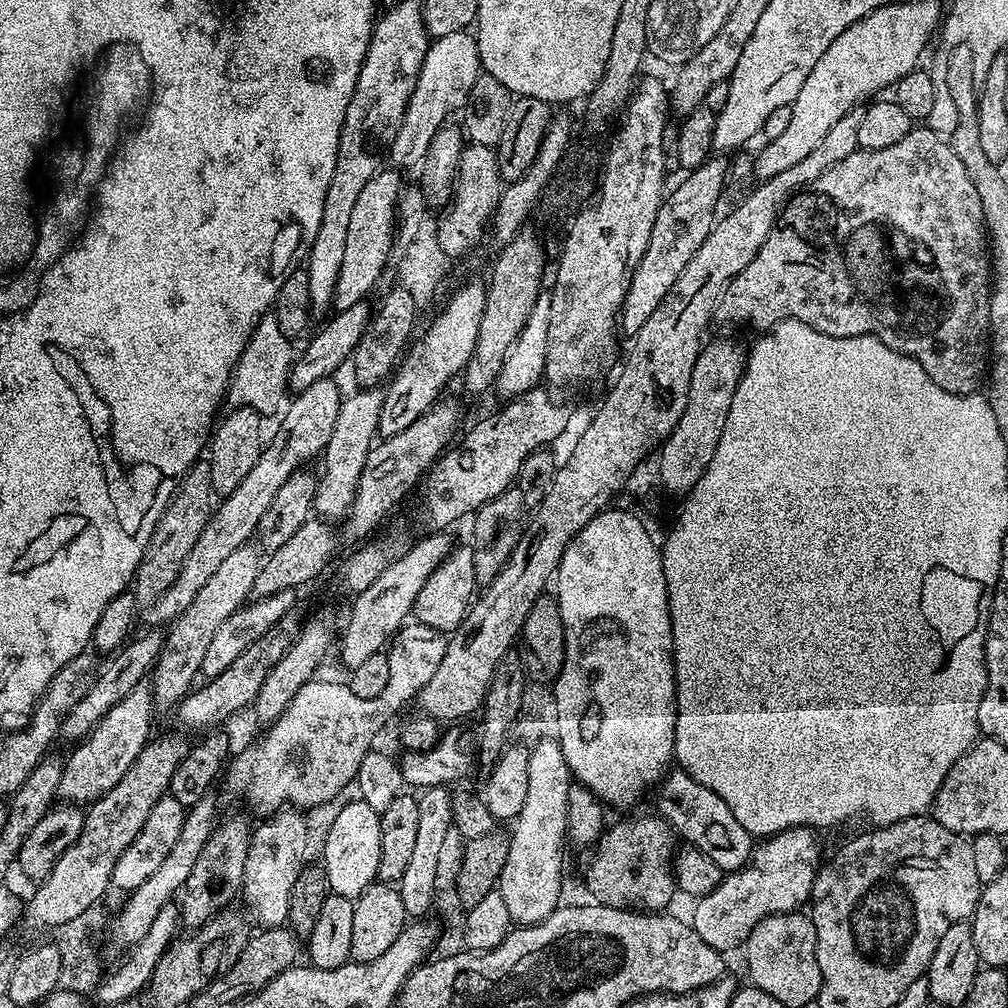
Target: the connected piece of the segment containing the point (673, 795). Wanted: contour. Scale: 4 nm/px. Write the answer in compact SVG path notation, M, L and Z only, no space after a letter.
M679 770L671 771L659 785L657 813L675 829L677 835L691 847L706 854L723 873L737 872L747 867L755 847L755 839L749 834L730 806L712 790L696 782Z

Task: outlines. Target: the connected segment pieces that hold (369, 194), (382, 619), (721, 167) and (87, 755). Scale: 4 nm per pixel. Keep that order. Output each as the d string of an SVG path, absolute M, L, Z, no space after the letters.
M396 170L392 172L377 171L370 182L362 189L362 194L354 206L354 211L350 217L350 234L346 234L346 254L342 257L342 270L338 273L338 286L334 292L334 308L336 312L344 311L355 303L362 303L369 299L372 287L380 280L380 275L384 272L384 267L388 264L388 259L392 256L392 243L395 245L398 240L398 205L400 203L401 173Z
M433 532L421 535L421 540L409 546L396 560L366 586L366 590L355 593L352 604L352 613L348 616L348 625L344 628L344 637L339 637L338 652L345 669L351 670L354 666L362 666L370 654L381 651L393 639L391 636L399 633L406 621L412 616L412 607L418 598L418 590L426 586L426 578L434 574L448 553L454 547L454 541L444 532Z
M709 158L701 168L691 169L685 175L688 177L673 192L671 189L665 195L664 201L660 203L658 218L654 218L654 230L650 230L650 242L646 246L646 254L640 259L634 270L632 281L628 287L628 294L624 299L624 305L618 317L618 324L623 335L625 332L628 338L632 338L635 337L638 330L642 330L646 318L650 318L650 314L654 314L654 310L658 310L662 298L666 298L666 294L670 294L674 282L678 282L678 278L682 275L682 270L686 270L690 258L694 258L694 254L698 254L698 246L702 246L702 242L706 242L710 230L716 225L718 219L716 207L720 204L720 195L724 192L724 183L729 183L729 169L730 164L727 159Z
M147 683L134 686L134 690L130 690L122 702L118 702L118 706L111 708L101 718L92 733L79 741L72 753L67 753L62 782L58 782L59 799L77 806L87 806L114 790L114 786L122 782L122 774L134 766L138 754L142 754L153 735L152 712L154 697L151 687Z

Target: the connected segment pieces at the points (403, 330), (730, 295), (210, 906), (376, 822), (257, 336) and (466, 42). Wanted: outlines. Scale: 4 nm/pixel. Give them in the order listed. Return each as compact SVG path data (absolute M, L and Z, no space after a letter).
M393 286L385 294L380 309L375 309L361 341L350 357L352 372L356 375L357 385L360 388L380 388L396 372L413 339L412 331L416 328L416 315L421 312L422 308L415 304L413 295L402 287Z
M914 126L906 138L894 142L894 146L886 146L886 150L860 148L850 154L850 158L842 158L838 166L830 166L830 170L826 170L826 174L822 174L822 178L815 180L810 187L795 192L781 210L766 242L762 242L762 250L754 254L750 266L746 266L742 274L728 283L718 305L718 316L728 324L749 324L756 334L767 332L783 320L797 320L834 338L873 336L890 346L890 350L918 361L922 370L926 370L926 374L934 378L942 390L959 396L970 396L981 391L990 368L991 297L990 241L984 226L982 198L978 198L978 190L974 182L970 182L970 174L966 174L966 166L962 166L962 158L954 154L951 143L927 126Z
M232 816L229 820L224 819L217 823L212 829L212 837L202 846L202 854L194 862L194 870L190 870L190 878L186 878L182 889L184 901L179 901L178 907L180 915L186 921L188 919L188 928L195 930L200 927L204 921L214 918L219 912L233 903L232 899L241 895L244 886L244 867L246 866L246 854L248 853L248 842L250 839L250 824L247 824L240 816Z
M353 798L336 812L328 837L324 840L322 863L332 892L338 896L355 898L361 896L373 884L378 874L378 854L382 850L382 830L380 813L370 810L366 802Z
M265 313L233 369L232 380L225 393L227 407L250 408L261 416L278 412L285 399L284 392L289 389L288 378L296 356L295 351L292 352L292 344L291 337L284 335L278 325L275 313Z
M471 31L437 36L429 43L422 70L418 70L418 82L414 82L414 94L410 94L410 102L402 118L402 126L390 141L392 160L397 164L393 165L397 169L415 169L423 161L434 134L439 128L445 127L447 120L444 119L451 112L459 113L463 109L470 89L480 77L481 71L480 51Z

